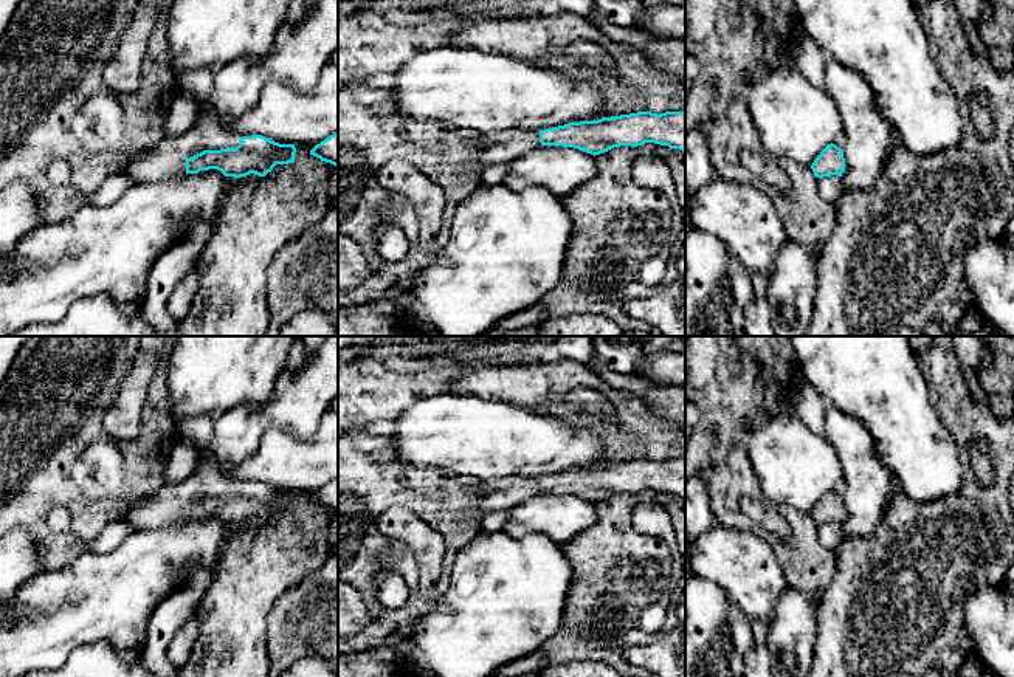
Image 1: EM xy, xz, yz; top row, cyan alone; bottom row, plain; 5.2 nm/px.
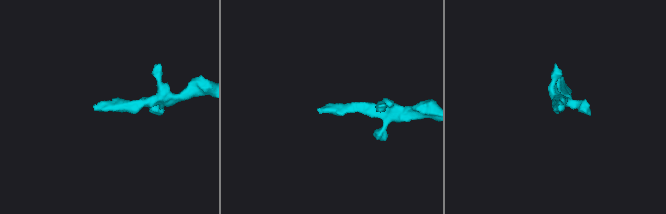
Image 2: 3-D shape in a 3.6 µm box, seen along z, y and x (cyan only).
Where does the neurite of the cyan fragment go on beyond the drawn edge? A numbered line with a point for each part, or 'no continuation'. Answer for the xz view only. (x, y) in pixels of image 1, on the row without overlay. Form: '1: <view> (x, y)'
1: xz (504, 493)

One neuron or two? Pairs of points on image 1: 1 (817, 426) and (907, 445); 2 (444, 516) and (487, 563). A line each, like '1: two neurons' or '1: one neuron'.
1: two neurons
2: two neurons

